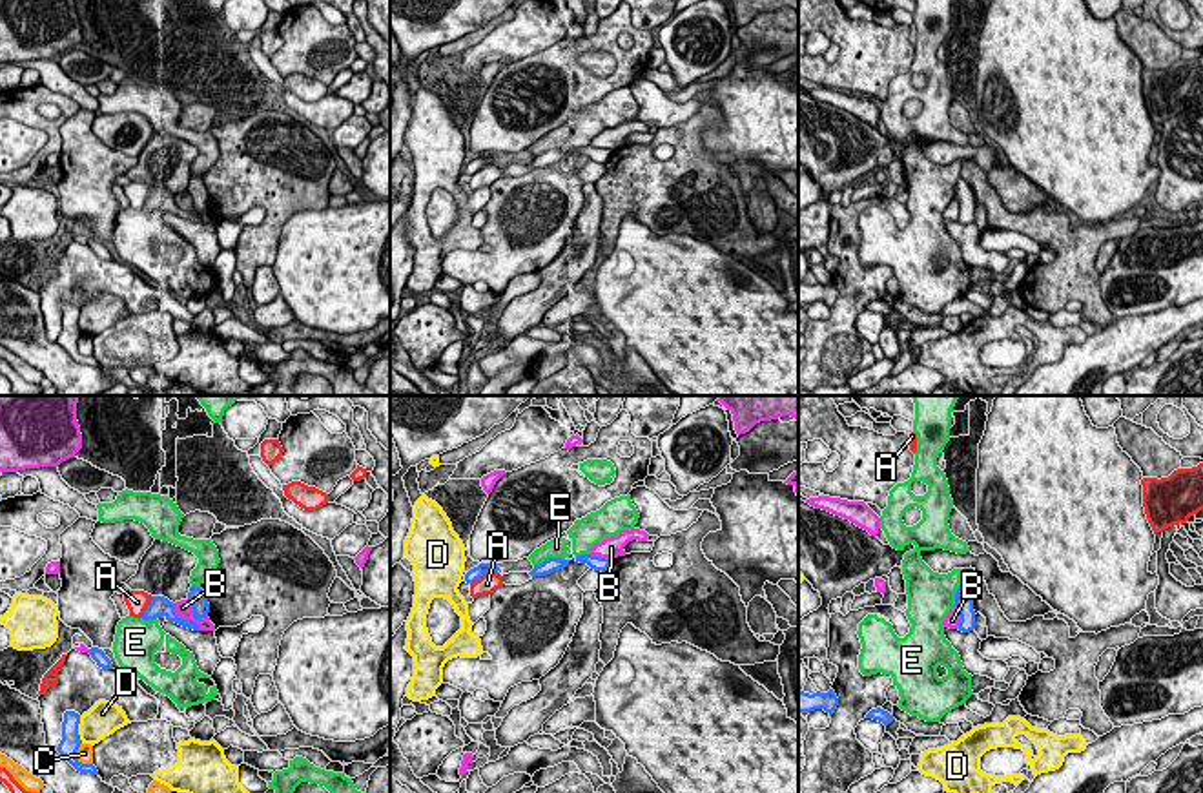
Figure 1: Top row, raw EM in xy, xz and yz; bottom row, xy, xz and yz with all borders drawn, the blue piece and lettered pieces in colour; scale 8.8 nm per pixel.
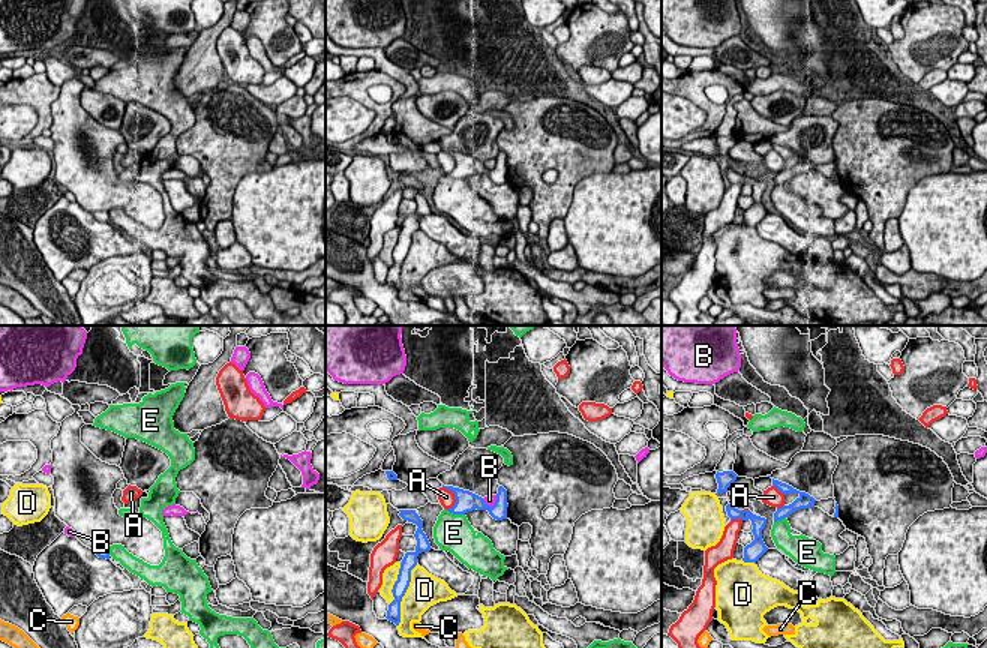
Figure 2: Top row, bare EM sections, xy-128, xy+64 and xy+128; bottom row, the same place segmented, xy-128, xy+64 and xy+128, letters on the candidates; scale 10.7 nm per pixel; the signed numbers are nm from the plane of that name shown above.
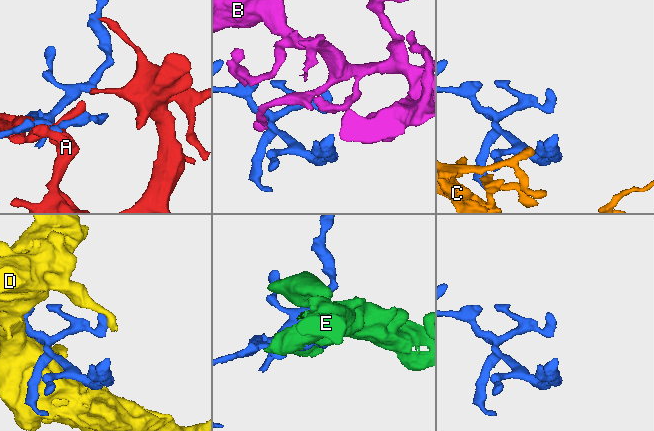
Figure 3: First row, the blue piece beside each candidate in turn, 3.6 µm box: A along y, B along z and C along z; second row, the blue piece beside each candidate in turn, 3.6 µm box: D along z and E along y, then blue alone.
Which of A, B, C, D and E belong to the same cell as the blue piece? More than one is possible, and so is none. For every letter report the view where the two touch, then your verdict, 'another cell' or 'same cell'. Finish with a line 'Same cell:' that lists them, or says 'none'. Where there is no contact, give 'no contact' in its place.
A: contact in xz; another cell
B: contact in xy; another cell
C: contact in xy; another cell
D: contact in xy; another cell
E: contact in xz; another cell
Same cell: none

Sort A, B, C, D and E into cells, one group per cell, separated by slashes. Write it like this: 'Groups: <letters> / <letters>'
Groups: A / B C / D / E

